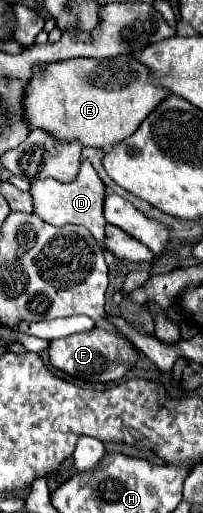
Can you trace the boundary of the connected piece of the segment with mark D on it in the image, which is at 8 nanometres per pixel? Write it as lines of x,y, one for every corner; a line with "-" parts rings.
89,162
81,164
79,176
71,184
55,182
53,178
47,180
35,180
31,184
31,200
33,200
33,214
43,218
45,222
51,222
53,226
65,226
65,224
81,224
89,228
89,232
95,236
97,242
105,242
105,224
103,222
103,194
105,186
99,180
97,172

